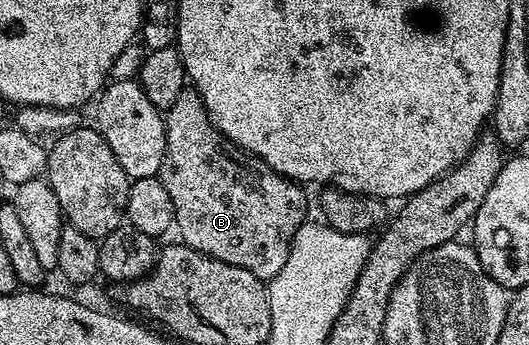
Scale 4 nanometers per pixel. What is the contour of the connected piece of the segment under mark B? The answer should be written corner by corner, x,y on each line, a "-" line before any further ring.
190,86
183,87
181,95
177,98
177,102
173,102
173,106
166,109
165,142
167,143
165,146
165,158
161,162
161,170
159,171
158,177
159,181
165,186
165,190
169,190
169,199
173,202
173,210
175,211
173,228
176,233
179,231
178,239
201,254
209,254
215,260
229,262
233,266
241,266
241,270
249,270
249,274
253,274
257,279
270,282
281,270
281,266
285,266
285,262
289,262
289,250
291,249
293,238
297,234
299,227
308,219
307,196
303,193
306,191
300,185
296,184
294,180
277,174
277,170
273,170
261,158
249,155
243,149
238,148
232,140
222,136
217,130
217,126
209,118
205,106
201,102
199,93

